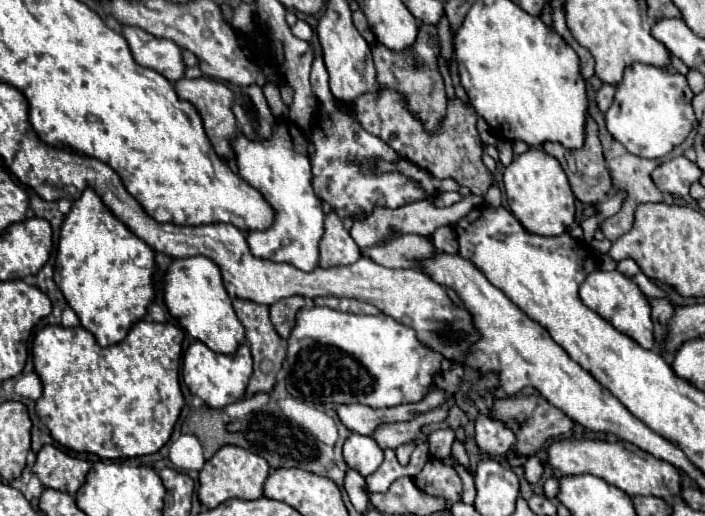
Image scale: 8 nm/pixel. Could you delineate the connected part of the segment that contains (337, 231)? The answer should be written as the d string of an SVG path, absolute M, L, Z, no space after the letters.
M332 211L324 219L324 237L320 241L320 267L338 267L356 263L362 253L350 233L342 227L342 221Z

